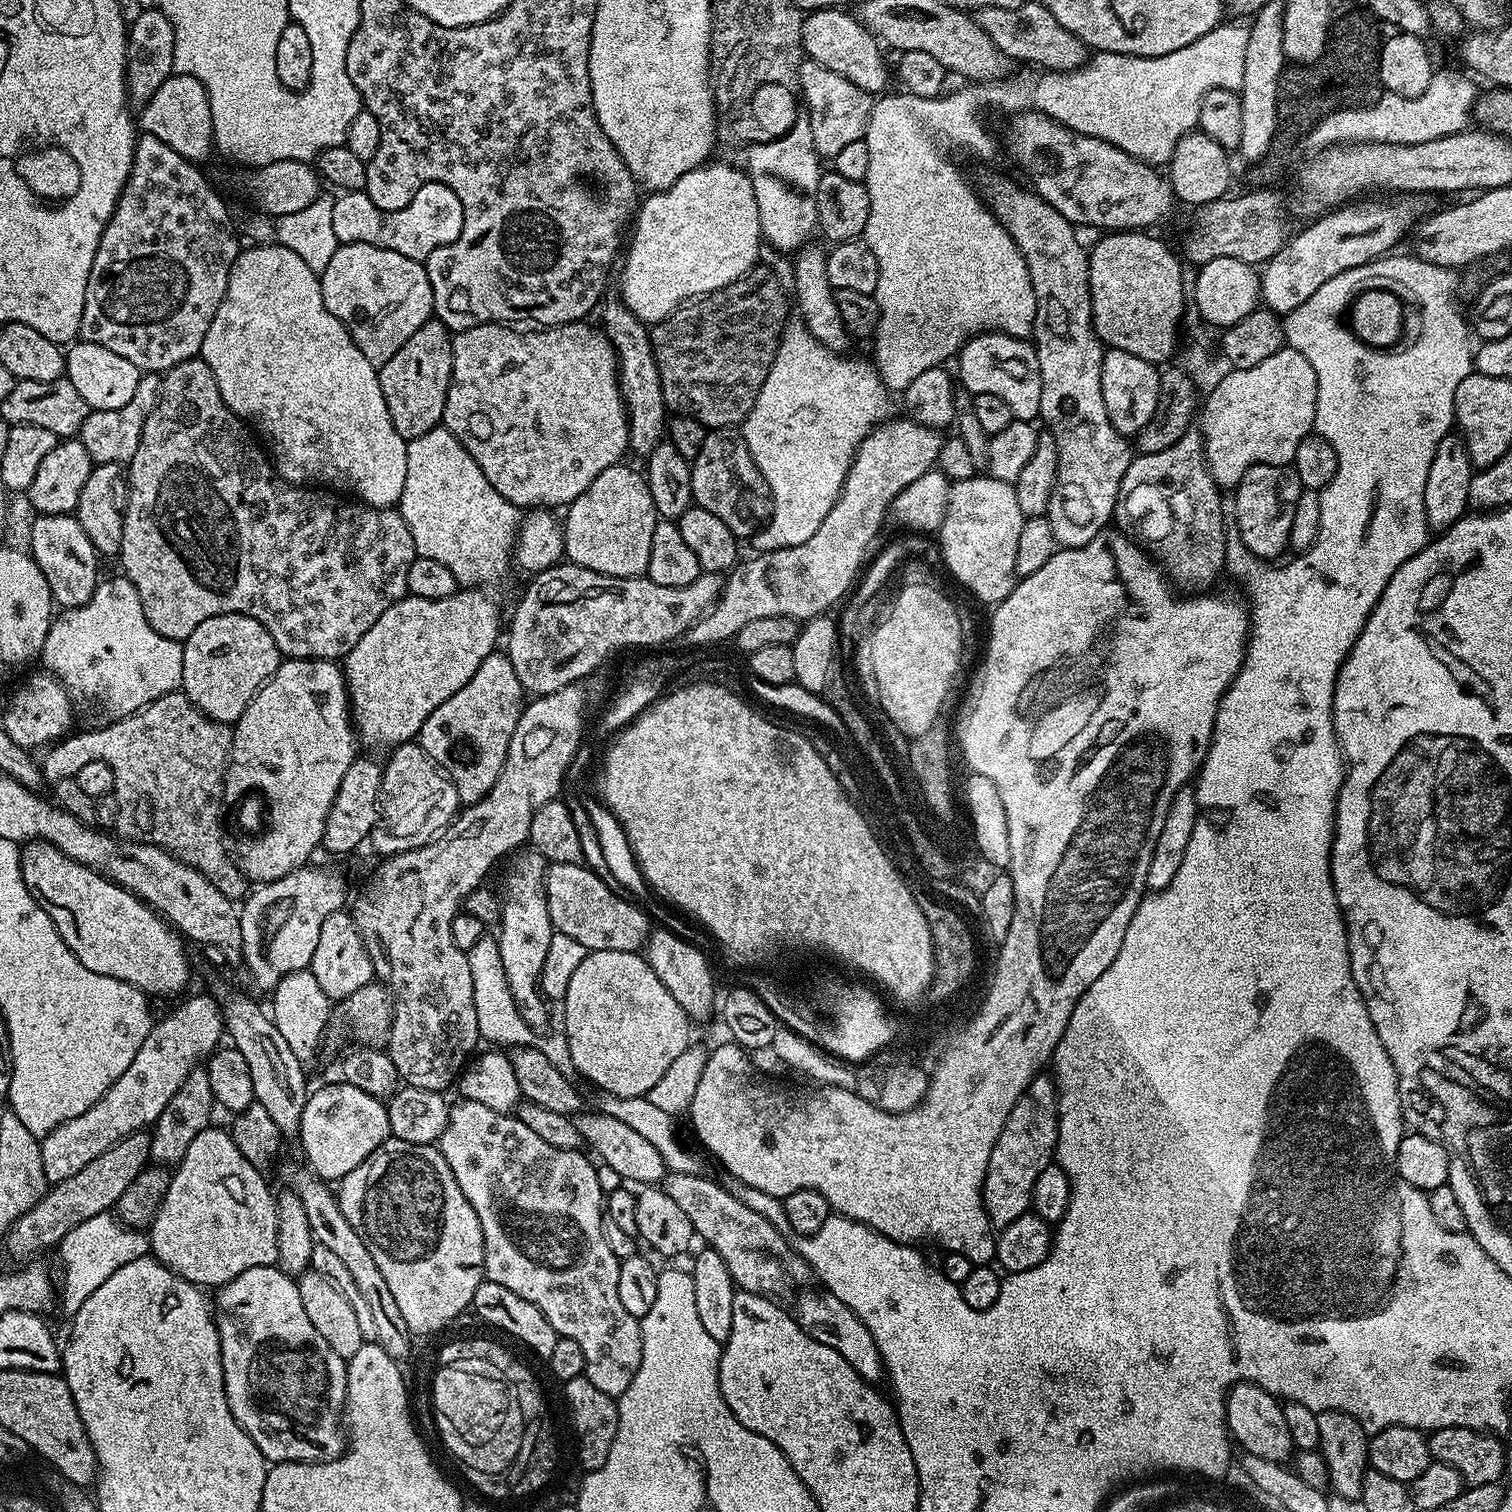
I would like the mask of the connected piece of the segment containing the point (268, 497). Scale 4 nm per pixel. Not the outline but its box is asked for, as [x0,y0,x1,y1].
[118,358,417,661]

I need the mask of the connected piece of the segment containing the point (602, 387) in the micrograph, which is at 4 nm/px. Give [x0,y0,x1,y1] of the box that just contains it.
[442,322,630,510]

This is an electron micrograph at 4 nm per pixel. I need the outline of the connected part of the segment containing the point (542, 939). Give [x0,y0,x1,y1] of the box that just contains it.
[495,850,554,1034]

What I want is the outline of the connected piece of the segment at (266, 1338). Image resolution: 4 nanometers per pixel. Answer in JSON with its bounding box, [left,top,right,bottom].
[214,1266,348,1464]

